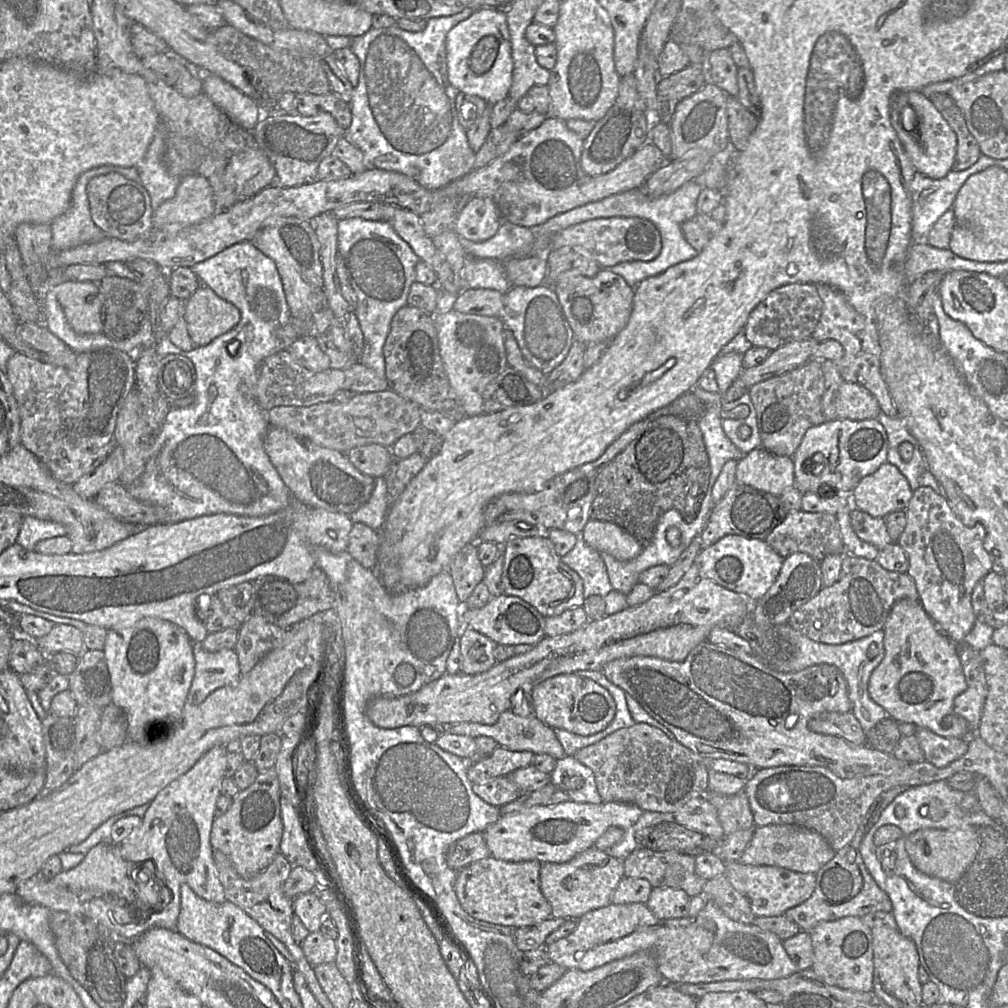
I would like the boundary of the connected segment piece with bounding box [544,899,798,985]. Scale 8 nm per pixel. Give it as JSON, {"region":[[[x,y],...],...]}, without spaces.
{"region":[[[706,899],[704,908],[695,917],[659,919],[643,903],[609,904],[587,912],[577,920],[576,929],[568,936],[544,946],[550,962],[567,969],[589,971],[639,951],[651,952],[665,983],[711,983],[736,980],[773,980],[790,976],[798,969],[774,933],[763,931],[753,924],[730,919],[715,902]]]}

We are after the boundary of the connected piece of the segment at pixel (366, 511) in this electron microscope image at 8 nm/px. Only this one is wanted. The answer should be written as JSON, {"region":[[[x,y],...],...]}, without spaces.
{"region":[[[383,477],[374,478],[369,500],[349,515],[352,523],[364,523],[377,532],[381,530],[388,512],[387,486]]]}

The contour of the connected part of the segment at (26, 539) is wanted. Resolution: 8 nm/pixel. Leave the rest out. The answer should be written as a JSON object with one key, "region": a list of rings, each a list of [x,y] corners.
{"region":[[[23,516],[17,543],[27,550],[35,550],[41,540],[64,535],[67,535],[67,530],[59,523]]]}

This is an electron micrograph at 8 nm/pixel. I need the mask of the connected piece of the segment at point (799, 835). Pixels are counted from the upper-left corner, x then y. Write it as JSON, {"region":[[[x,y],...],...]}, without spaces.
{"region":[[[770,824],[756,827],[754,835],[738,860],[744,865],[778,866],[795,872],[815,873],[836,855],[827,840],[819,833],[795,826]]]}

